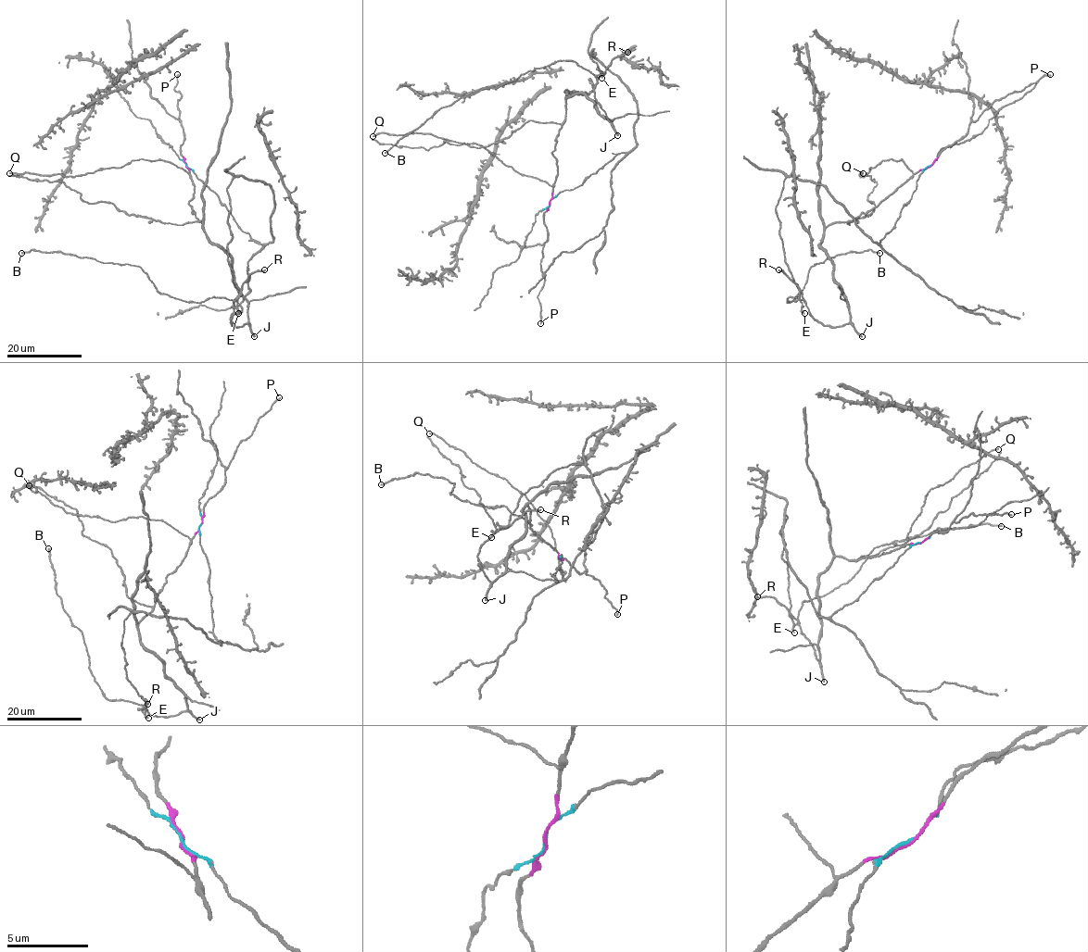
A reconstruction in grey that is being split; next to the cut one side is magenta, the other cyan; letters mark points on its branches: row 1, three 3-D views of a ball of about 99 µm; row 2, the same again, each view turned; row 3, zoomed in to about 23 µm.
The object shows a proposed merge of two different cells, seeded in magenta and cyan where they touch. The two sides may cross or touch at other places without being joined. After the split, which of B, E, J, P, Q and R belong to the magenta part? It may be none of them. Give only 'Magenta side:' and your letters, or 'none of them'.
Magenta side: B, J, P, Q, R

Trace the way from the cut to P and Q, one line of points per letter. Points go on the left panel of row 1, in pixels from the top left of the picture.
P: (185, 165), (180, 152), (183, 134), (177, 101), (181, 96), (174, 89), (177, 74)
Q: (185, 165), (188, 173), (172, 163), (141, 158), (124, 166), (68, 177), (9, 172)

